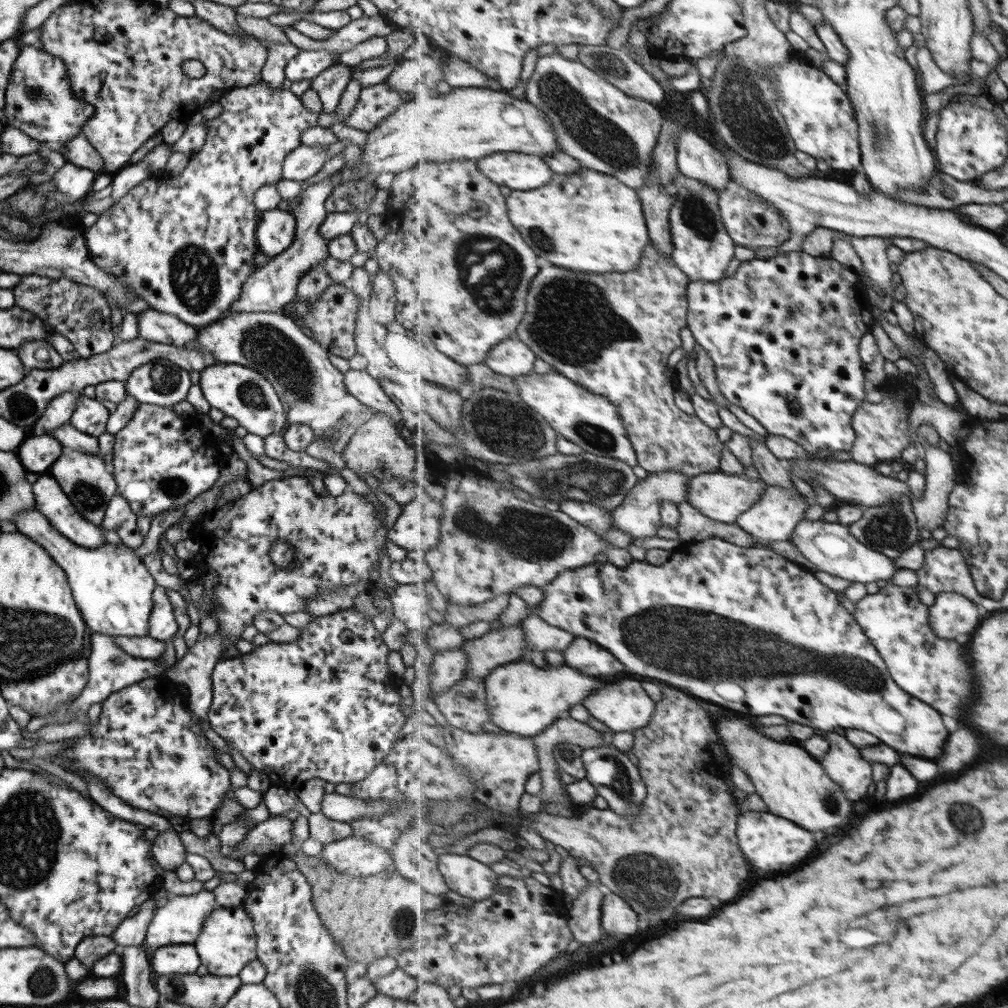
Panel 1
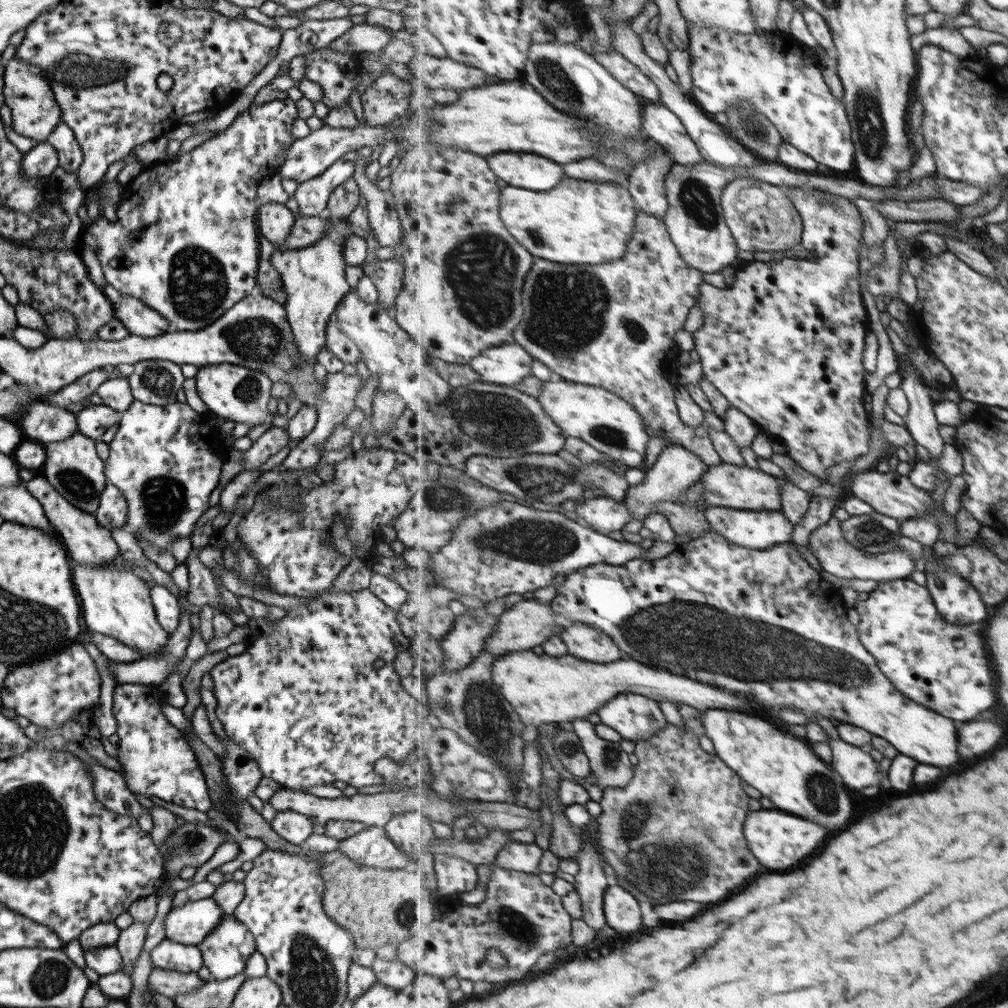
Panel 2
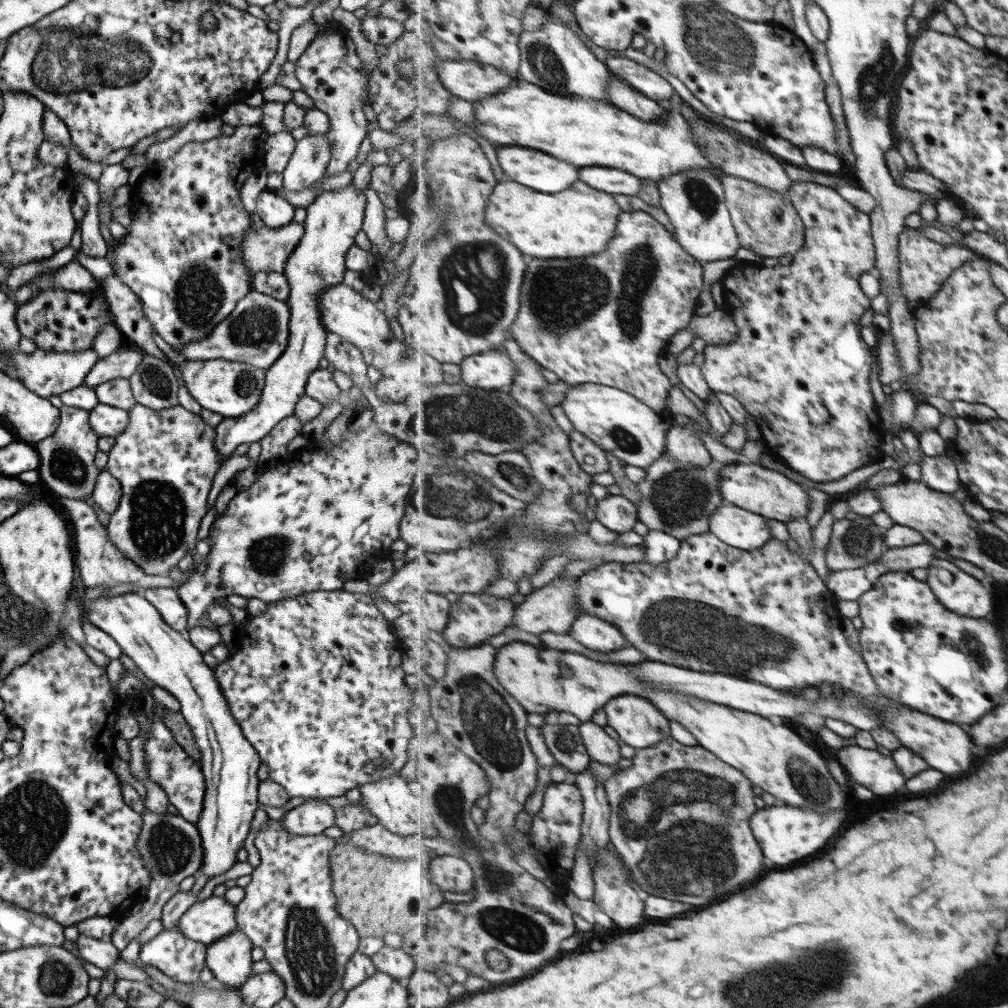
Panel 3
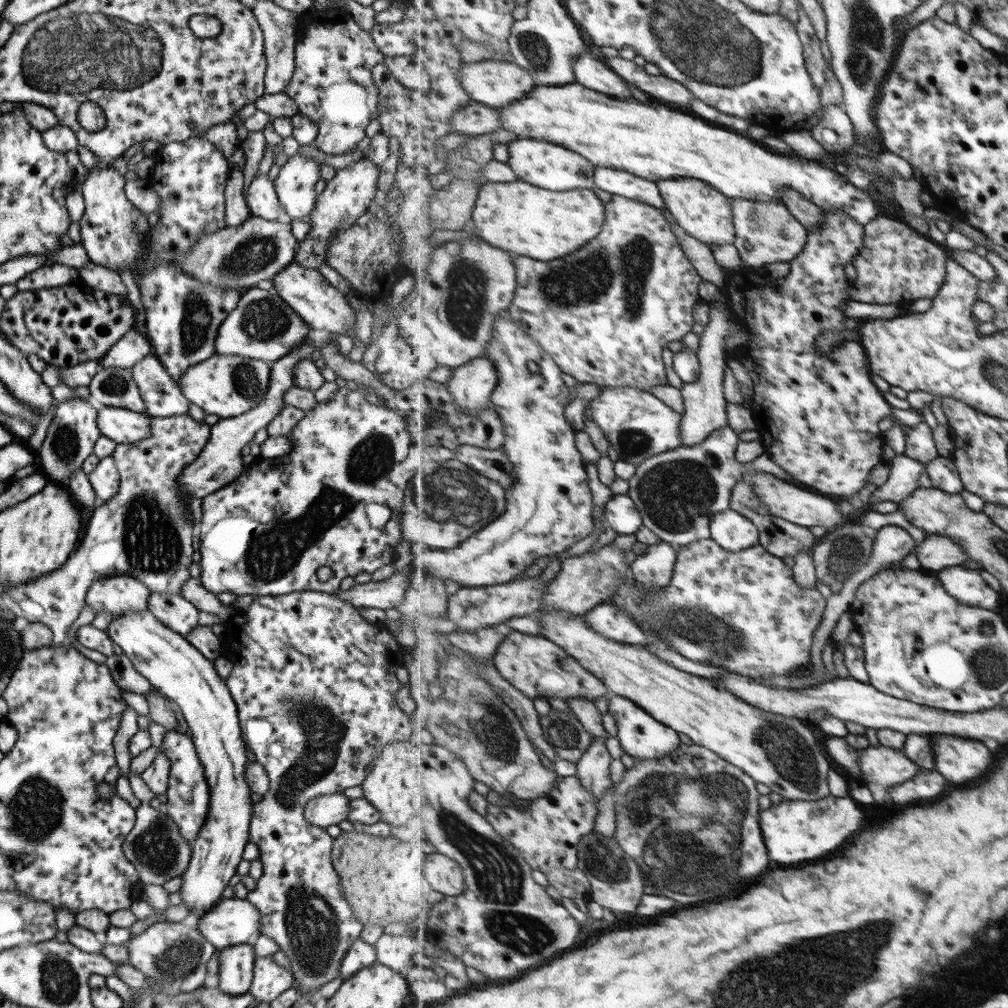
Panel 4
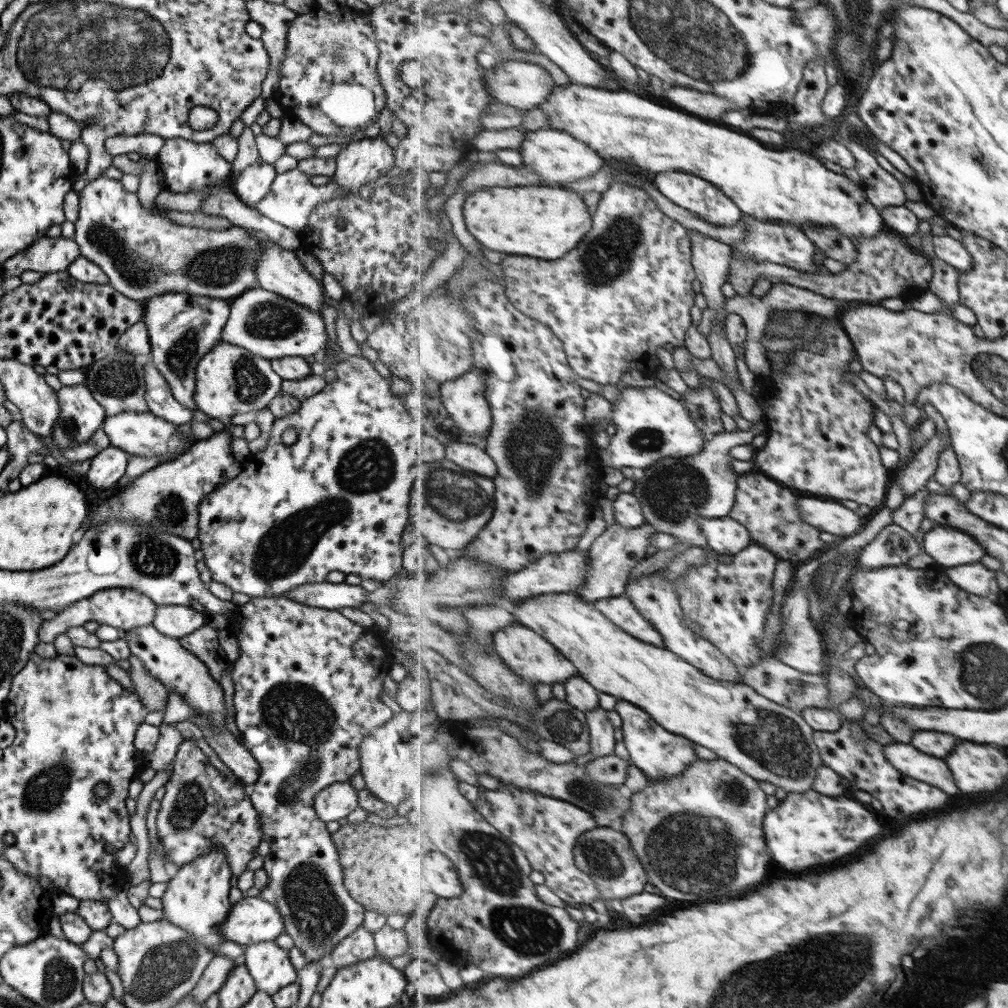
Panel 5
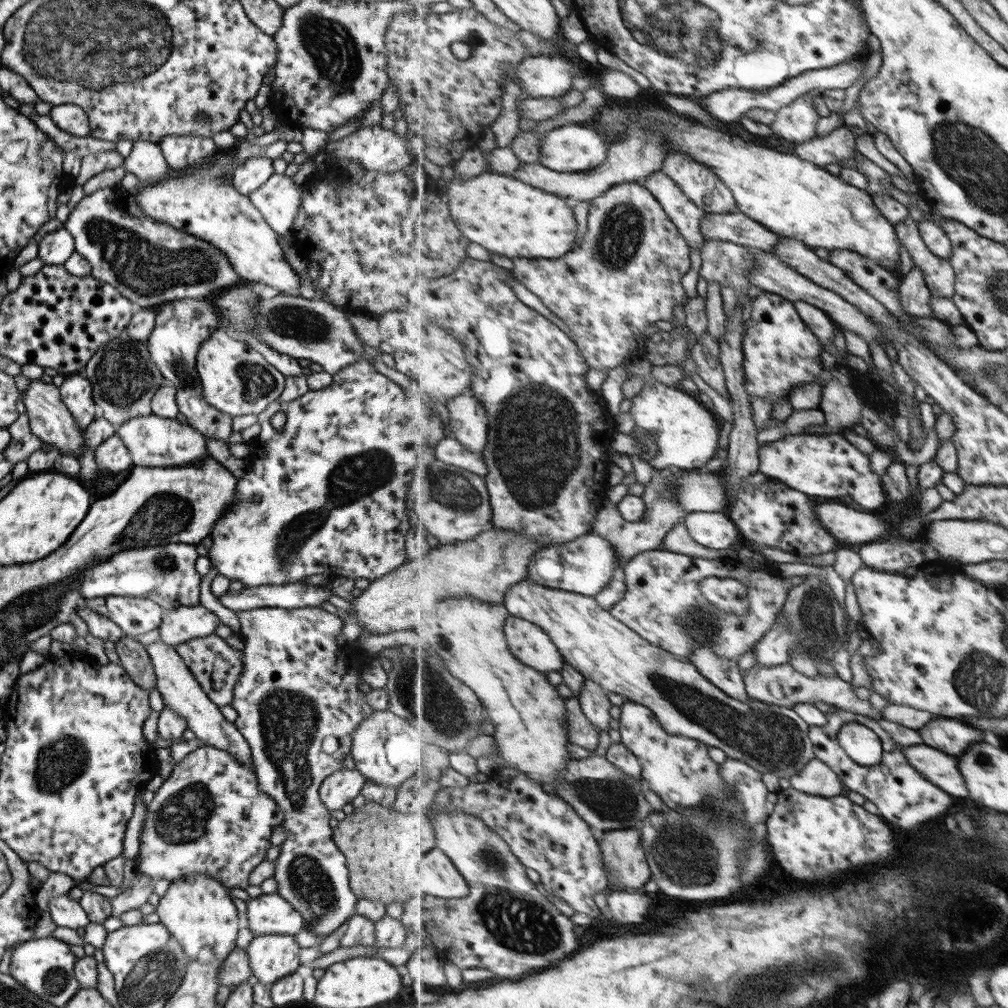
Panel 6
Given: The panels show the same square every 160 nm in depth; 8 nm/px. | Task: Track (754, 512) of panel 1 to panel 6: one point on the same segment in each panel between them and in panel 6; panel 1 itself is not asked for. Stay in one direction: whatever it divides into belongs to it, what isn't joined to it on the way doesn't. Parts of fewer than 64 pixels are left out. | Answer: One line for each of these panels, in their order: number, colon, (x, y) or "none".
2: (760, 530)
3: (738, 527)
4: (734, 531)
5: (726, 535)
6: (716, 530)

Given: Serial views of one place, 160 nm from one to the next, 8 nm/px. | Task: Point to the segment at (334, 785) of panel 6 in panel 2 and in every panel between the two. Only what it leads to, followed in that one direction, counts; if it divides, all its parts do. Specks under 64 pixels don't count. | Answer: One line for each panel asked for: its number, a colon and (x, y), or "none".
2: (293, 827)
3: (311, 817)
4: (322, 811)
5: (335, 801)

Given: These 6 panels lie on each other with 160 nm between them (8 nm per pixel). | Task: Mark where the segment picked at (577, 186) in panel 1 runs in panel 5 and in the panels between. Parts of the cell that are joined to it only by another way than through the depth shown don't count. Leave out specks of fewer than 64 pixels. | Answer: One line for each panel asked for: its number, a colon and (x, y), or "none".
2: (578, 222)
3: (579, 222)
4: (542, 224)
5: (539, 221)

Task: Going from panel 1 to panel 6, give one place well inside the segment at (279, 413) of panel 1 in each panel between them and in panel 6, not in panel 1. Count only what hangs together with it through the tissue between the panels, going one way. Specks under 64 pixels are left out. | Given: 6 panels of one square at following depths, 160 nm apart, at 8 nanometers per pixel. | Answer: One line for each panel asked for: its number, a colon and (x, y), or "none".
2: (235, 393)
3: (230, 389)
4: (224, 385)
5: (228, 380)
6: (234, 379)

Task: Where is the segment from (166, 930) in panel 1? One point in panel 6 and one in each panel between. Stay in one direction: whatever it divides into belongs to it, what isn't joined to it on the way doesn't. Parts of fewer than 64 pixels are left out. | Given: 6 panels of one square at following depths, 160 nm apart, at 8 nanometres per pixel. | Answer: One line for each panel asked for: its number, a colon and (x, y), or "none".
2: (189, 923)
3: (205, 921)
4: (229, 921)
5: (250, 920)
6: (267, 913)

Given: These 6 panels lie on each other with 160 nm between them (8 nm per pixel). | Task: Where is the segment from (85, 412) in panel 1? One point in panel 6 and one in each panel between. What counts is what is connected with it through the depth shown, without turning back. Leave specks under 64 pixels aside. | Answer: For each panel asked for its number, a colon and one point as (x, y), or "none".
2: (92, 420)
3: (104, 420)
4: (124, 426)
5: (143, 434)
6: (151, 441)

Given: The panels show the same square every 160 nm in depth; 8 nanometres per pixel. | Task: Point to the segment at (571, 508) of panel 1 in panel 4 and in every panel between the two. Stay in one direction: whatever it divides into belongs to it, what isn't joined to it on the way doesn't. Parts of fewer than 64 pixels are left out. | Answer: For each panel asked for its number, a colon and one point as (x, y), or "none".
2: (605, 514)
3: (617, 513)
4: (621, 513)

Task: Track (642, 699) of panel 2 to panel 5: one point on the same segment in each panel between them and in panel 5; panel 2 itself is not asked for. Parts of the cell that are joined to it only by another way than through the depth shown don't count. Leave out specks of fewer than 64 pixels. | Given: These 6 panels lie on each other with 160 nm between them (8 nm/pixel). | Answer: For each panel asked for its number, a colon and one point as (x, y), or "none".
3: (639, 723)
4: (641, 736)
5: (660, 755)

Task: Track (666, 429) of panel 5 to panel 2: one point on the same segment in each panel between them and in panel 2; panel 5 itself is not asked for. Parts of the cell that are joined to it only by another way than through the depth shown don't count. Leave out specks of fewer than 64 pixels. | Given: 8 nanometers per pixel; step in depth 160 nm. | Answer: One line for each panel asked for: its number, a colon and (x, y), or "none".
2: (609, 423)
3: (619, 422)
4: (639, 425)

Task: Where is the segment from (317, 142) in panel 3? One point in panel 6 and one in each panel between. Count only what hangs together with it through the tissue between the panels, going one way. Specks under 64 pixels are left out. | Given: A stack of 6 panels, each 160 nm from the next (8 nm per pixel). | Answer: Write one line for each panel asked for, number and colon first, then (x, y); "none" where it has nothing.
4: (294, 184)
5: (291, 198)
6: (278, 198)

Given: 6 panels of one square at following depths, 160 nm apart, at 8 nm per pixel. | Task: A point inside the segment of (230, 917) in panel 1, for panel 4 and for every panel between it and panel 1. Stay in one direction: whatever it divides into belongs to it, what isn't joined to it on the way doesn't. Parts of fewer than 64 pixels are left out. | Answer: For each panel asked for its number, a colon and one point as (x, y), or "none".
2: (225, 950)
3: (228, 959)
4: (235, 962)

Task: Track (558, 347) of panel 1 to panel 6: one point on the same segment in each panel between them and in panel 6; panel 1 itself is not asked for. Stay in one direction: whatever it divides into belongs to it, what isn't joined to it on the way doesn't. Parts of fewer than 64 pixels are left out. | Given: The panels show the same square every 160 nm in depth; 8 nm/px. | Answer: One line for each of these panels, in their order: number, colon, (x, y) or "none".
2: (613, 325)
3: (606, 320)
4: (607, 313)
5: (627, 289)
6: (626, 276)

